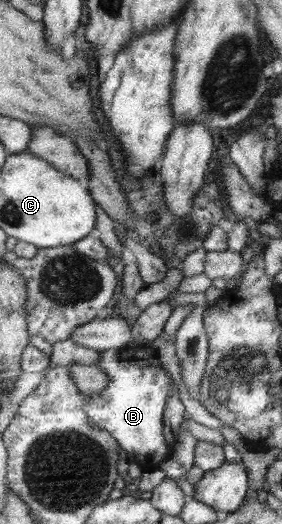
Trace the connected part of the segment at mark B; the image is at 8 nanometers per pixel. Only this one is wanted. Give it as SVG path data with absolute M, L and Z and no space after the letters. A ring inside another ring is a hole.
M126 347L122 350L110 349L101 351L101 357L97 365L103 368L103 371L110 377L109 385L98 394L93 394L86 398L86 413L89 414L93 426L106 429L119 442L121 448L124 449L130 461L136 462L144 471L152 472L161 468L161 464L171 458L173 445L169 444L169 440L165 437L165 413L166 403L171 397L174 384L170 372L162 368L162 362L158 358L154 358L154 354L150 354L148 350L136 350L130 348L132 352L128 352Z

